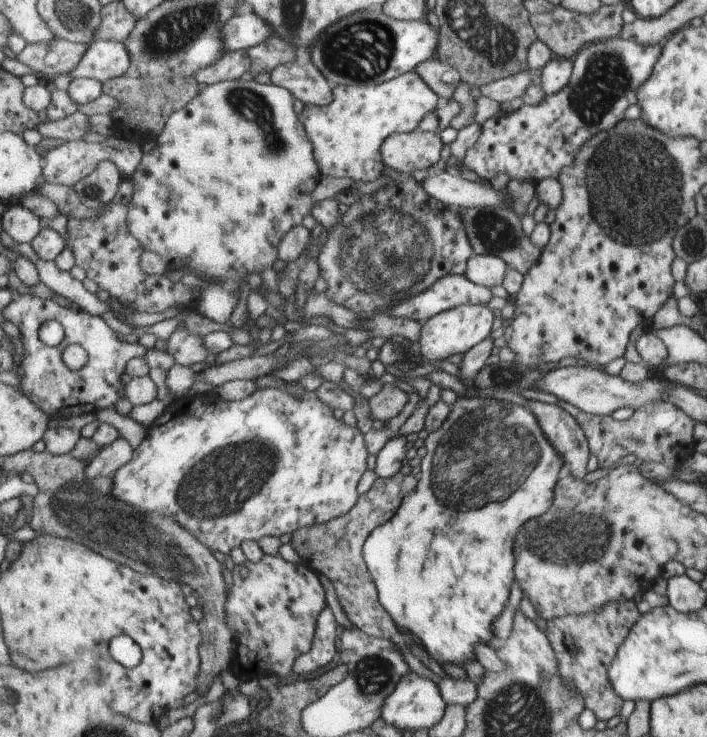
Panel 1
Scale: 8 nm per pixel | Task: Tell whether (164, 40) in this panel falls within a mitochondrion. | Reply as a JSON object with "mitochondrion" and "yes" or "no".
{"mitochondrion":"yes"}

